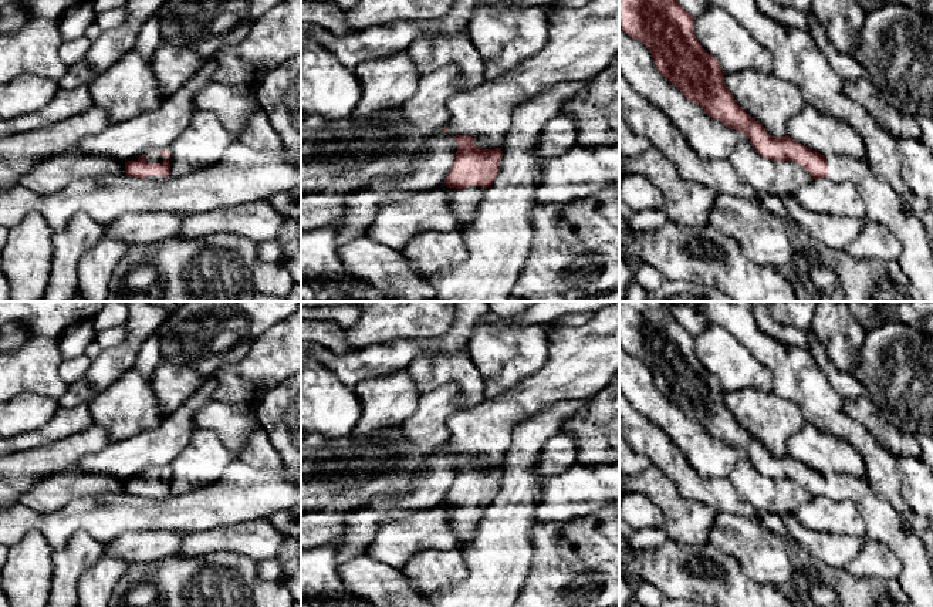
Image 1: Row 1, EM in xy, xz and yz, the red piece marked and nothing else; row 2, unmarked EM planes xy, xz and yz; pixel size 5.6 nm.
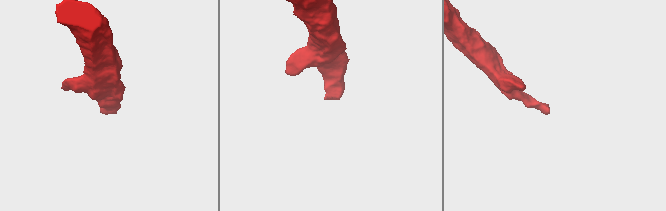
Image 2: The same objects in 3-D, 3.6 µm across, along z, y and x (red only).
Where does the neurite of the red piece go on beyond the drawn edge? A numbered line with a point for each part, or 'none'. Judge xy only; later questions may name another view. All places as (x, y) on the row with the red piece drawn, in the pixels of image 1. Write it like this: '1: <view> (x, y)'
1: xy (155, 157)

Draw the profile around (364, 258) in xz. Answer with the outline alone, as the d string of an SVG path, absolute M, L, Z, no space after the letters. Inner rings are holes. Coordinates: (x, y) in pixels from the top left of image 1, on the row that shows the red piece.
M362 235L338 249L344 273L369 281L385 301L427 301L436 296L429 277L412 273L402 252Z

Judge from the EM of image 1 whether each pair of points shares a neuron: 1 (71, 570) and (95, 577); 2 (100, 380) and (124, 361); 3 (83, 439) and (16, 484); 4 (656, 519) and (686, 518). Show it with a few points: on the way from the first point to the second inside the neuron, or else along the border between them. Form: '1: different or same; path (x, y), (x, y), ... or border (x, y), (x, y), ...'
1: different; border (102, 553), (81, 575), (77, 592)
2: same; path (105, 374), (118, 361)
3: same; path (66, 454), (33, 466)
4: different; border (644, 492), (662, 512), (663, 525)

